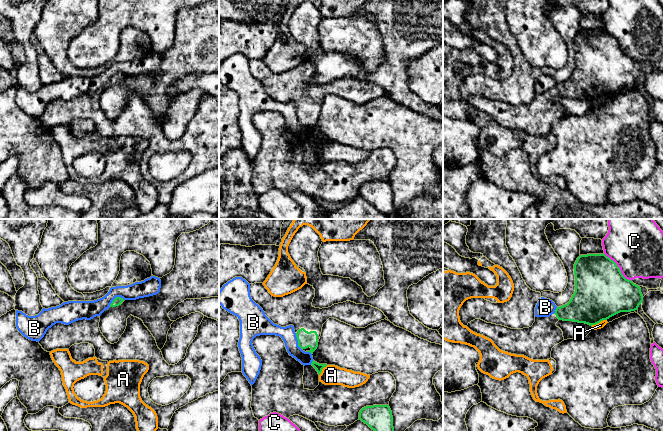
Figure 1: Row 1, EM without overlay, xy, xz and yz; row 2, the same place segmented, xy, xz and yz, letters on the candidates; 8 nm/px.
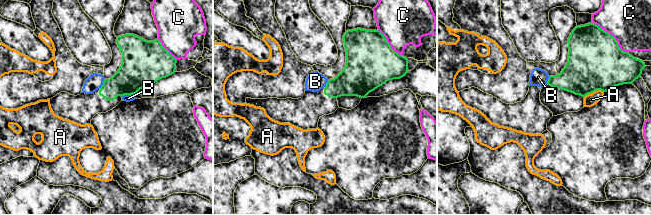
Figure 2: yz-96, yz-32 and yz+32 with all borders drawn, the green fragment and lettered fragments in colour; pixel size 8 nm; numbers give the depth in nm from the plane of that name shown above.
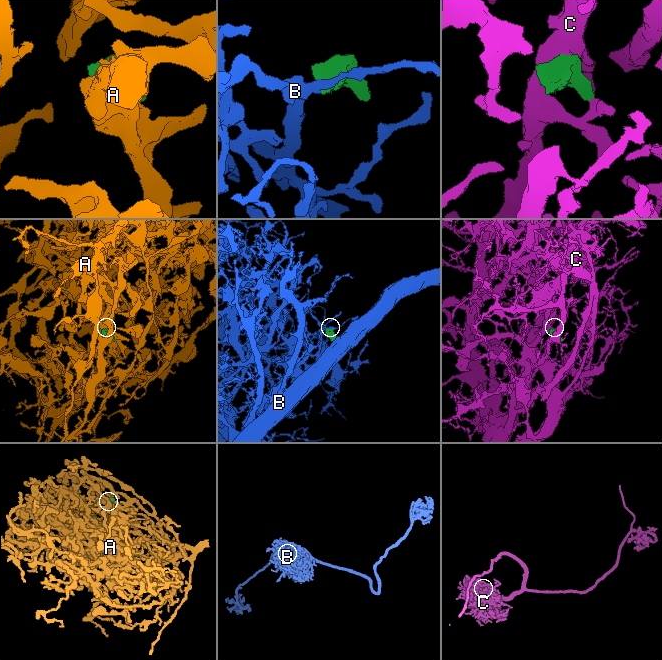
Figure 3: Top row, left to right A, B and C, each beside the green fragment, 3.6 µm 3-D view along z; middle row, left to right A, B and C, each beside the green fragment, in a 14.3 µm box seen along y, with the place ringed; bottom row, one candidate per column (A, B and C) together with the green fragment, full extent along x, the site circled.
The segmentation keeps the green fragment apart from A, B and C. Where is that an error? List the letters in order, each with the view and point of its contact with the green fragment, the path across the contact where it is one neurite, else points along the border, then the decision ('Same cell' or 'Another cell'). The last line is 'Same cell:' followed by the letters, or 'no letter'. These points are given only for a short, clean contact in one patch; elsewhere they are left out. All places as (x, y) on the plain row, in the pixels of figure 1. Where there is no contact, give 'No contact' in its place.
A: Touches green at yz (598, 98). Boundary: yz (606, 95), (591, 101). Another cell
B: Touches green at xy (115, 74). Another cell
C: Touches green at yz (619, 44). Another cell
Same cell: no letter

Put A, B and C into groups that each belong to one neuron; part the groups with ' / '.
A / B / C

